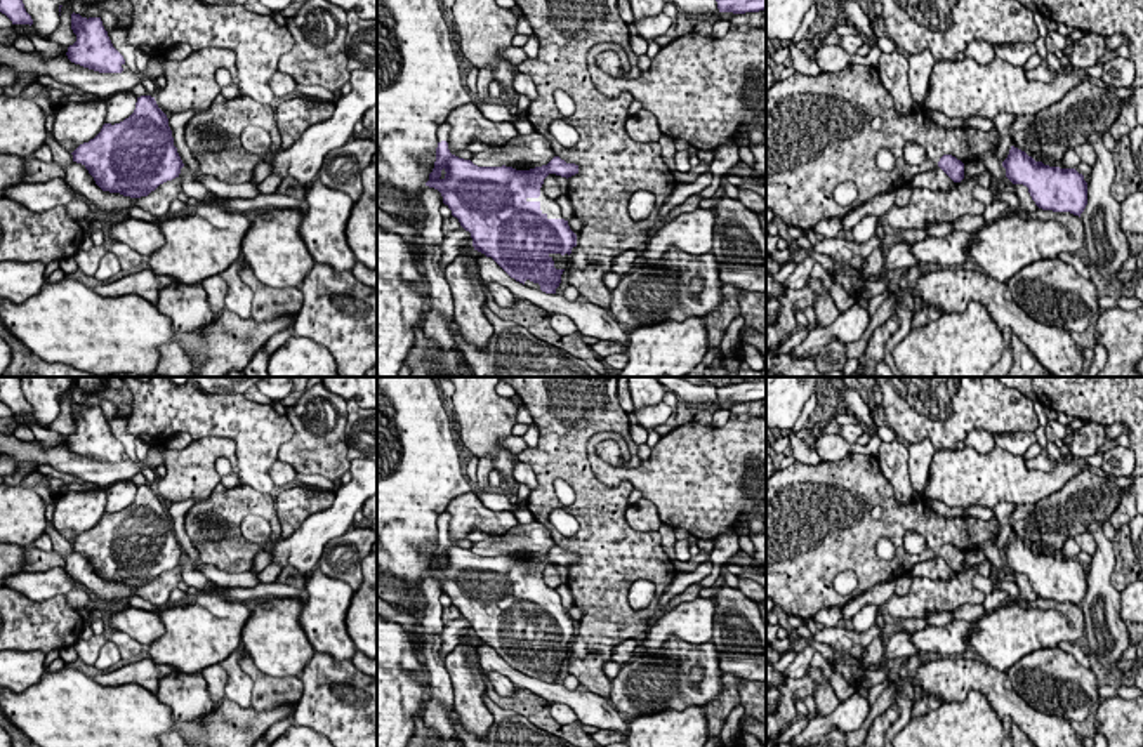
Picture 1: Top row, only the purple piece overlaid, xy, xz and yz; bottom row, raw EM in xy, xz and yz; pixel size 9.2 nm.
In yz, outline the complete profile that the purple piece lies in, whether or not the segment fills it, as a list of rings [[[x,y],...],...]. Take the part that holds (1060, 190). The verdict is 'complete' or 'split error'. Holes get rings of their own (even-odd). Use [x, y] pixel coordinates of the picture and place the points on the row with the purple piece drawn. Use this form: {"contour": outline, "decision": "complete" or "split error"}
{"contour": [[[1011,146],[1002,167],[1013,184],[1028,188],[1039,208],[1070,212],[1079,217],[1084,212],[1087,205],[1087,182],[1075,169],[1044,165],[1014,146]]], "decision": "complete"}

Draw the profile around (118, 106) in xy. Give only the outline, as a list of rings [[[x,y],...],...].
[[[120,90],[108,97],[106,101],[106,123],[120,123],[129,118],[137,102],[137,96],[132,90]]]

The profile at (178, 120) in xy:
[[[188,109],[188,111],[167,115],[168,127],[174,137],[174,146],[177,148],[177,153],[184,167],[195,175],[196,181],[200,181],[212,195],[219,198],[243,198],[243,200],[255,198],[259,195],[257,184],[252,184],[252,182],[226,184],[226,182],[217,181],[212,175],[205,175],[198,172],[198,162],[191,155],[184,141],[184,127],[198,113],[200,111],[196,109]]]

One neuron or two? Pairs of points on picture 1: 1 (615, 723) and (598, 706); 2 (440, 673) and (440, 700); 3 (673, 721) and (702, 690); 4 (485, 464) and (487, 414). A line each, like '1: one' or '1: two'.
1: one
2: one
3: two
4: two

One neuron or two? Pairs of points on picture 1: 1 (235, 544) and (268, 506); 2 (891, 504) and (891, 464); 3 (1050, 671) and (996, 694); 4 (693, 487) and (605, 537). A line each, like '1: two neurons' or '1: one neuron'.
1: one neuron
2: two neurons
3: two neurons
4: two neurons

